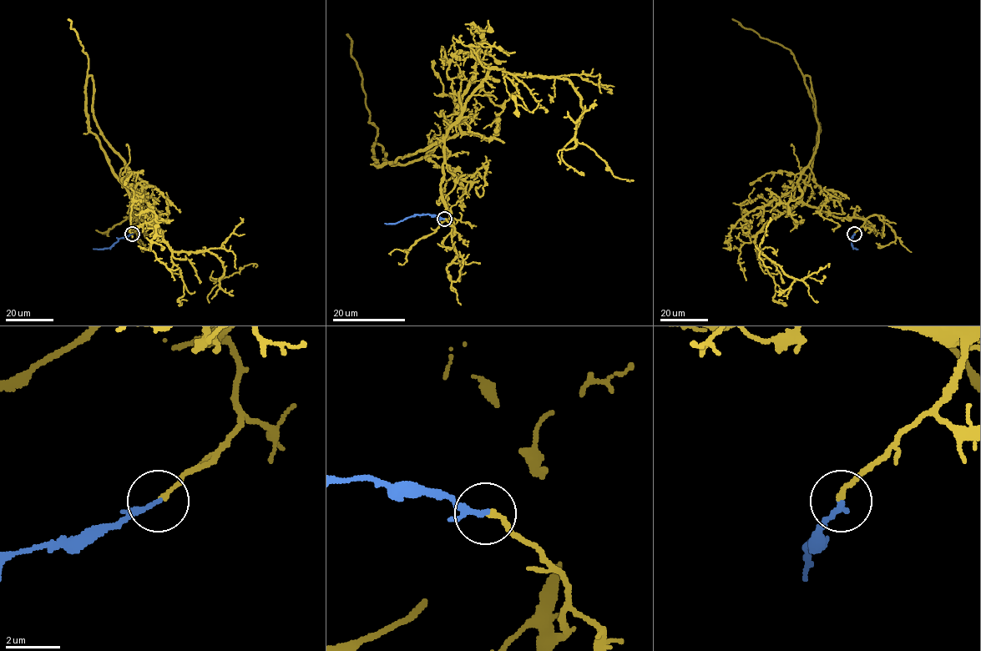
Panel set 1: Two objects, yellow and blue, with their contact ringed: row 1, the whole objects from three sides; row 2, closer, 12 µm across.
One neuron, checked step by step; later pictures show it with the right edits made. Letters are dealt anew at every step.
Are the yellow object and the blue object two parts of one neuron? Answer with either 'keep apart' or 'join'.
join

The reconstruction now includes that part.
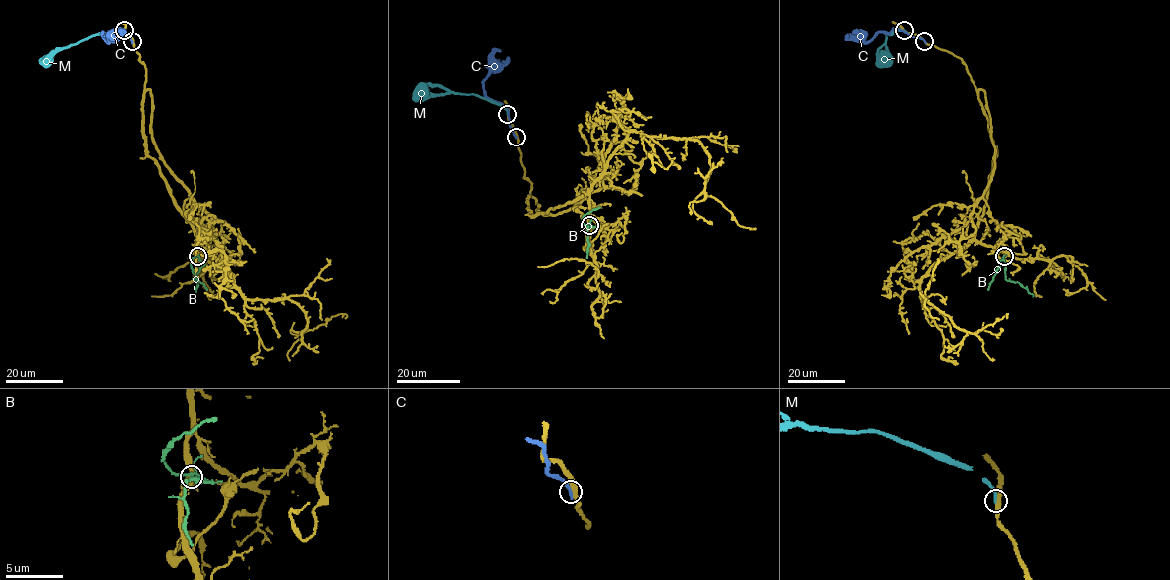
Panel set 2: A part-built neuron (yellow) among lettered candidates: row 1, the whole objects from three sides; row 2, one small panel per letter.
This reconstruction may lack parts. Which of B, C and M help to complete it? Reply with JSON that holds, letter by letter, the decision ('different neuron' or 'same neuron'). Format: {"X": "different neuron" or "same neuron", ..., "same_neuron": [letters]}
{"B": "different neuron", "C": "different neuron", "M": "different neuron", "same_neuron": []}

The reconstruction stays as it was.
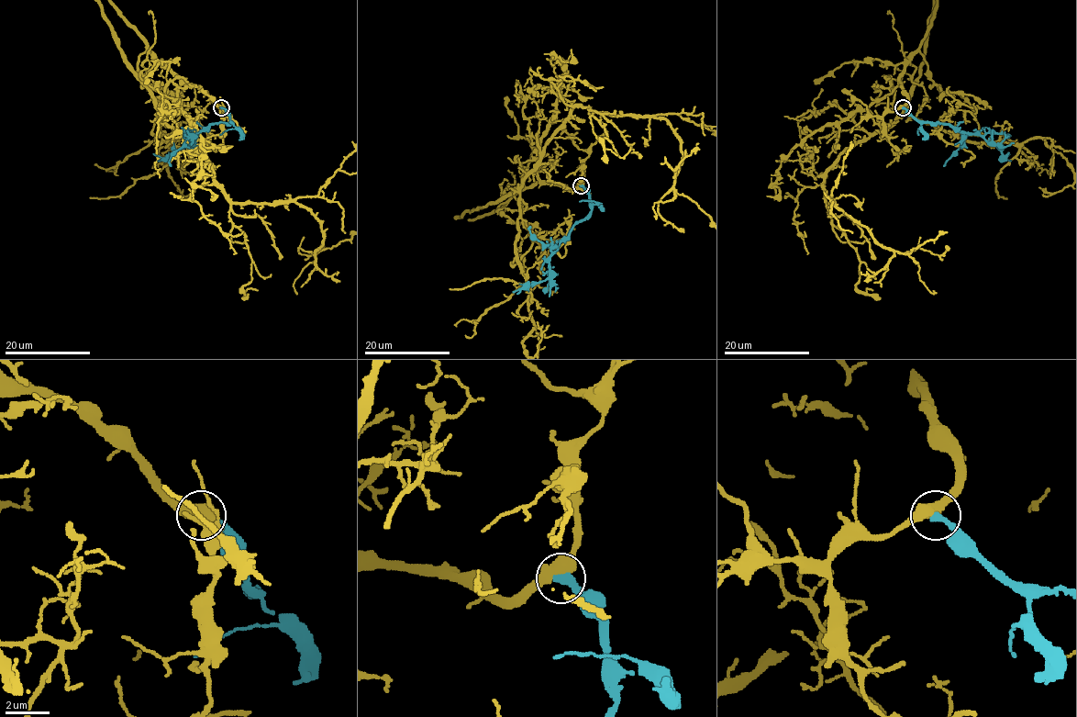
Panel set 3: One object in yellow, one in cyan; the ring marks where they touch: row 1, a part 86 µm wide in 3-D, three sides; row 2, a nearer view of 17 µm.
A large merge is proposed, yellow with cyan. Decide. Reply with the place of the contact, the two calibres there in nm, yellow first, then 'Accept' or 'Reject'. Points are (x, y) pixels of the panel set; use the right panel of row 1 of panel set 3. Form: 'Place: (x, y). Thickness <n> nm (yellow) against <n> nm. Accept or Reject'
Place: (903, 107). Thickness 550 nm (yellow) against 380 nm. Accept

